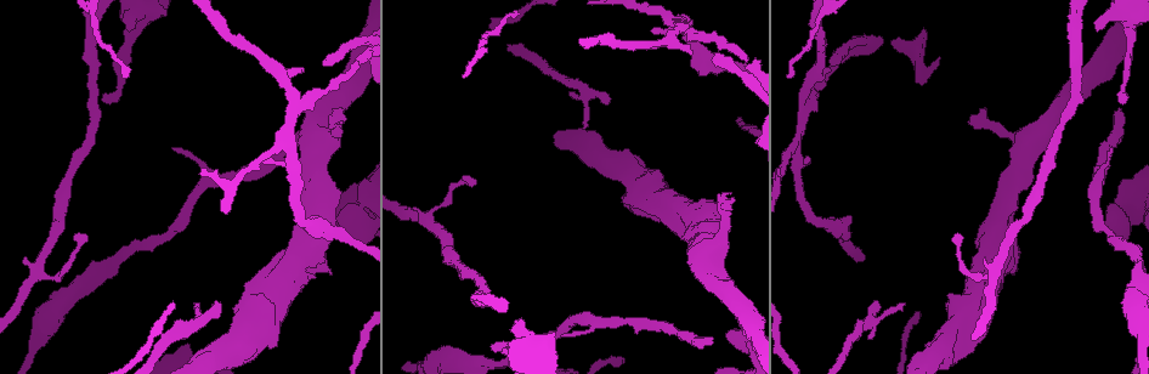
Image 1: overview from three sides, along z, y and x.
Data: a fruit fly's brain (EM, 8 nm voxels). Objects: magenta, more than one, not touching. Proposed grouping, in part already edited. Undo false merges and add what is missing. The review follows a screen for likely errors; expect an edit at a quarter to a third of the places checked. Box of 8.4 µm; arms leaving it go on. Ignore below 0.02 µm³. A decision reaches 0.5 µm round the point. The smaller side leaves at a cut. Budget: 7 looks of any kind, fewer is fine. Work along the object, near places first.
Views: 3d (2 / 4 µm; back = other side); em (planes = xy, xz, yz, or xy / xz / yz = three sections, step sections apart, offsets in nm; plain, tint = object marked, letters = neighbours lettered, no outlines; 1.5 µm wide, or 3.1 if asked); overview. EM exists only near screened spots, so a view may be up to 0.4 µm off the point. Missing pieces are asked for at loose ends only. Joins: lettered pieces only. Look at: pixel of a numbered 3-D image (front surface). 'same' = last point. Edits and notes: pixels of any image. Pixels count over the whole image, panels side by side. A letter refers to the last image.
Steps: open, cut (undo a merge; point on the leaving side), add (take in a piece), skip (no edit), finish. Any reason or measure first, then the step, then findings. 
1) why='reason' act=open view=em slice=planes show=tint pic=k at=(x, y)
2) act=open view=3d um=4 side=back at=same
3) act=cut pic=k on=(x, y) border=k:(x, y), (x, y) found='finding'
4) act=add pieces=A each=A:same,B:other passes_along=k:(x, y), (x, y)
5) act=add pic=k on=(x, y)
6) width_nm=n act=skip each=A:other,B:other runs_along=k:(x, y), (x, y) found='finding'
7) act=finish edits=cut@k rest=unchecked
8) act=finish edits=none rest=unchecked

why='abrupt turn' act=open view=em slice=planes show=tint pic=1 at=(685, 26)

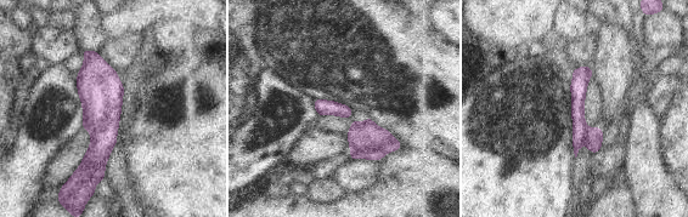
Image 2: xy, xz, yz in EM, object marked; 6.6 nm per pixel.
act=open view=em slice=planes show=letters at=same

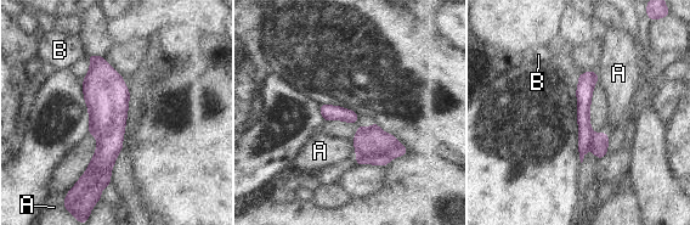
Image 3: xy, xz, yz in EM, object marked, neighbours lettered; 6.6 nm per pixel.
width_nm=100 act=cut pic=3 on=(79, 201) each=A:other,B:other border=3:(86, 170), (100, 192) found='a second cell is stuck on'

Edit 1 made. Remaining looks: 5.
act=open view=overview

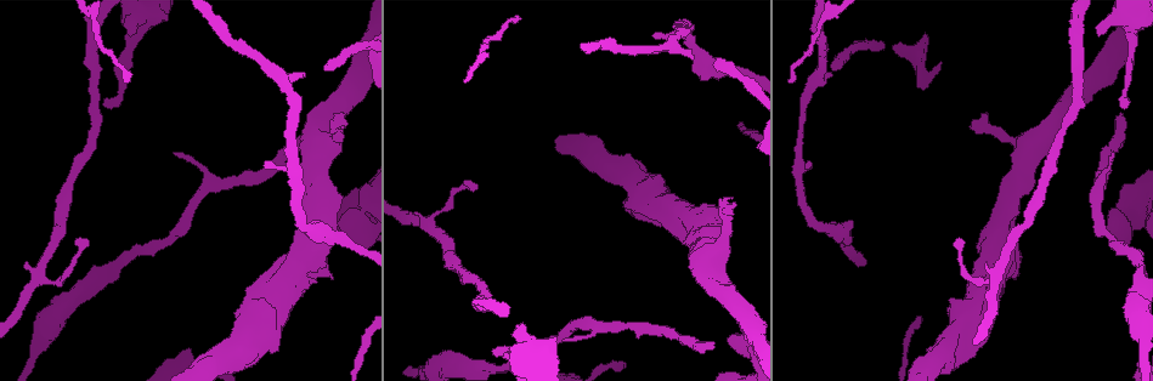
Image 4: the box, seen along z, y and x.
why='tapers out' act=open view=em slice=planes show=letters pic=4 at=(76, 241)

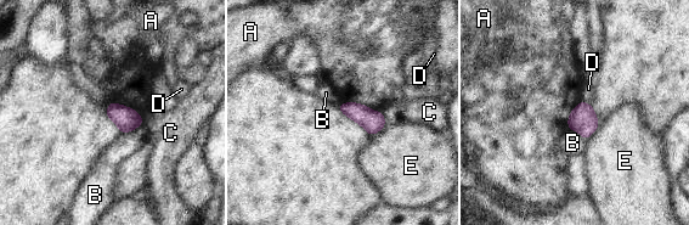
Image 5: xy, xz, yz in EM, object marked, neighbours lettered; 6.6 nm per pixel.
width_nm=130 act=skip each=A:other,B:other,C:other,D:other,E:other found='none of them fits'

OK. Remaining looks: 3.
act=finish edits=cut@3 rest=unchecked

